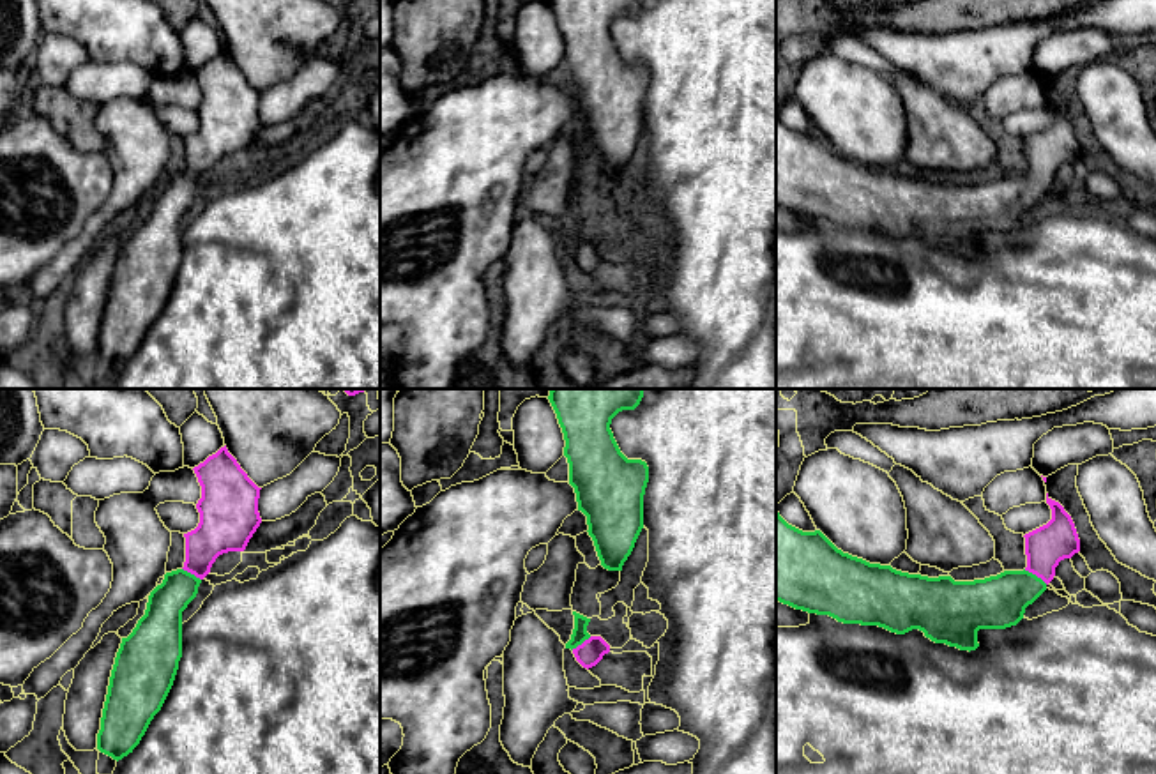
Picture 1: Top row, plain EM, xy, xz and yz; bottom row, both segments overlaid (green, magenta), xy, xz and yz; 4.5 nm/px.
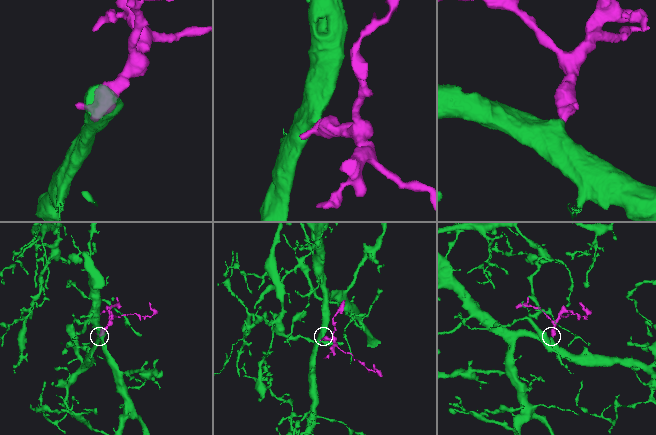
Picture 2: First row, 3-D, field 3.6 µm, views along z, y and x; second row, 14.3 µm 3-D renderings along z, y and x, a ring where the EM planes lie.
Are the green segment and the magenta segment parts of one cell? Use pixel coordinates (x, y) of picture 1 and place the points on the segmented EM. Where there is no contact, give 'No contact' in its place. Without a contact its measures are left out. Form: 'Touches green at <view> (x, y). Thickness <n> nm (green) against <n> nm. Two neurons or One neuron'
Touches green at yz (1034, 575). Thickness 240 nm (green) against 190 nm. One neuron

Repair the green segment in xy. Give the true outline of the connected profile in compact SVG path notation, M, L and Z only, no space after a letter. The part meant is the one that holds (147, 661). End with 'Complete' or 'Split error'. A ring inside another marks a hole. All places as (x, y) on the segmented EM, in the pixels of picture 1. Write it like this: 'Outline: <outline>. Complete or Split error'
Outline: M226 445L193 468L202 486L200 523L186 537L182 569L164 574L145 615L120 649L110 677L97 749L122 760L161 710L182 657L182 611L196 597L216 558L244 551L262 523L260 489Z. Split error

